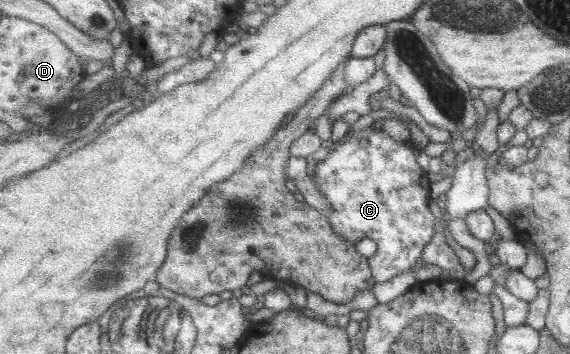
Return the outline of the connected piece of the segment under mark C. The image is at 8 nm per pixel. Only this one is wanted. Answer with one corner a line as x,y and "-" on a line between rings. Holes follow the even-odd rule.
369,128
351,137
345,144
337,146
331,154
324,161
319,162
317,166
315,184
321,187
321,191
331,199
331,203
333,203
333,207
335,207
335,212
329,216
335,231
345,236
346,240
354,244
365,238
372,239
378,244
379,250
370,258
374,276
378,282
389,282
389,280
393,280
395,276
413,270
413,268
417,266
417,262
420,262
424,258
425,250
438,234
437,217
435,217
431,206
429,206
429,202
431,202
431,184
433,184
433,182
431,182
431,178
429,178
427,174
428,171
420,164
420,158
418,157
415,143
416,142
411,140
407,142
397,142
391,134
387,134
387,132
384,131
375,132
-
363,138
367,138
370,141
369,147
363,148
363,146
361,146
361,140
363,140

